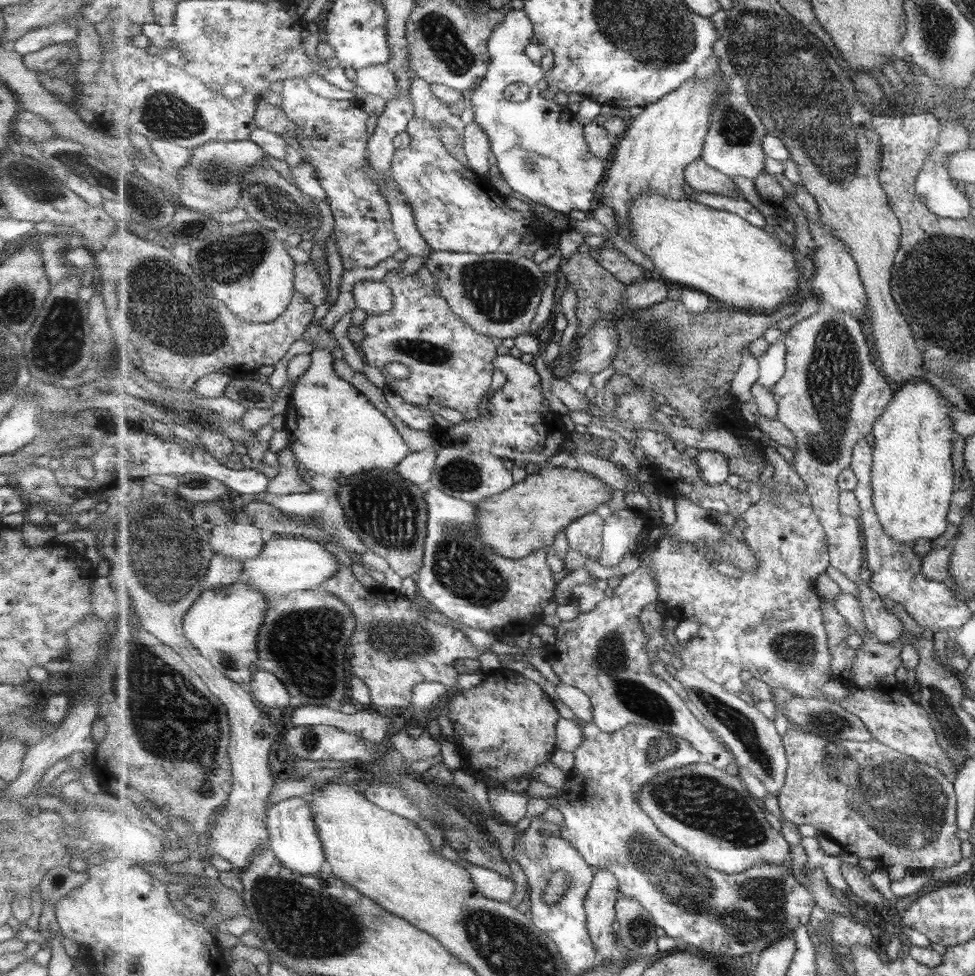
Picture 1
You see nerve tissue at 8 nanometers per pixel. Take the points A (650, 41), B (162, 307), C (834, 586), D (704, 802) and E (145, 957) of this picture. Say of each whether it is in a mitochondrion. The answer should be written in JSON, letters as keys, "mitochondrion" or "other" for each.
{"A":"mitochondrion","B":"mitochondrion","C":"other","D":"mitochondrion","E":"other"}

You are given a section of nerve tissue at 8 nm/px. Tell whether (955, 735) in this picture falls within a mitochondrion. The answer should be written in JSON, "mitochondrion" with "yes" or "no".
{"mitochondrion":"yes"}

